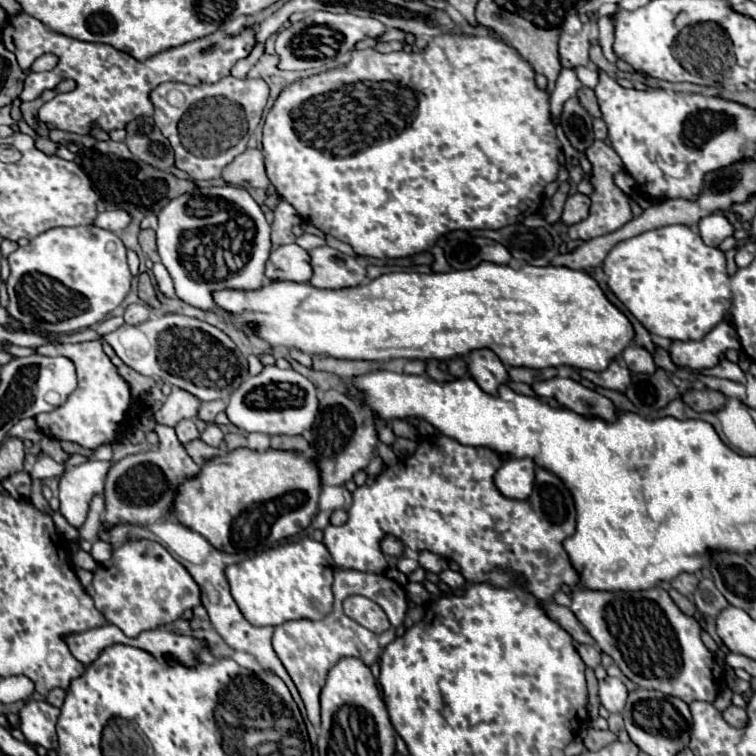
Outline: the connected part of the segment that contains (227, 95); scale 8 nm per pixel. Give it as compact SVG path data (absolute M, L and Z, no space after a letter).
M223 77L221 81L213 85L195 85L189 87L185 83L163 83L151 91L151 101L155 105L155 125L161 129L161 133L169 139L173 151L175 151L175 165L189 173L191 179L221 179L223 169L247 149L247 141L253 133L253 129L259 125L263 109L267 105L269 89L265 81L259 79L235 79L235 77Z

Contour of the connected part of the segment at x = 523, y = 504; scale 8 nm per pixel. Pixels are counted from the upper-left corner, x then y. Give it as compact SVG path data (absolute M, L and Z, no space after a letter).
M443 433L421 439L409 459L385 467L371 485L361 485L353 491L347 523L339 527L325 527L323 543L333 555L337 567L383 573L387 565L383 565L379 541L389 533L399 537L405 547L413 551L431 551L439 557L455 561L461 567L463 577L467 577L471 583L489 583L499 589L519 585L539 601L553 601L553 593L561 585L575 587L579 583L579 575L571 567L563 547L563 541L575 533L577 525L573 495L557 475L539 467L531 497L527 501L511 501L503 497L493 483L493 475L501 465L499 453L489 447L467 447Z

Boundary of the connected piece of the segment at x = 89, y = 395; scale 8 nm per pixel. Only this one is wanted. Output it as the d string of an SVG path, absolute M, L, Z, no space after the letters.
M87 341L87 343L61 343L61 345L43 345L37 347L39 355L65 355L77 367L77 389L69 395L69 399L53 409L51 413L43 413L35 417L39 429L45 435L55 439L67 439L79 443L83 447L95 449L103 443L113 443L117 439L117 427L123 423L125 417L133 417L141 411L137 403L131 401L129 385L119 377L117 367L109 361L109 357L101 349L101 341Z

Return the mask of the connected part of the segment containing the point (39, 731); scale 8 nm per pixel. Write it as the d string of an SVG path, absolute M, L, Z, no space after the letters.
M27 701L23 711L19 711L21 717L21 731L25 739L33 745L41 745L47 751L57 751L57 733L55 723L59 717L59 709L53 707L47 701Z

